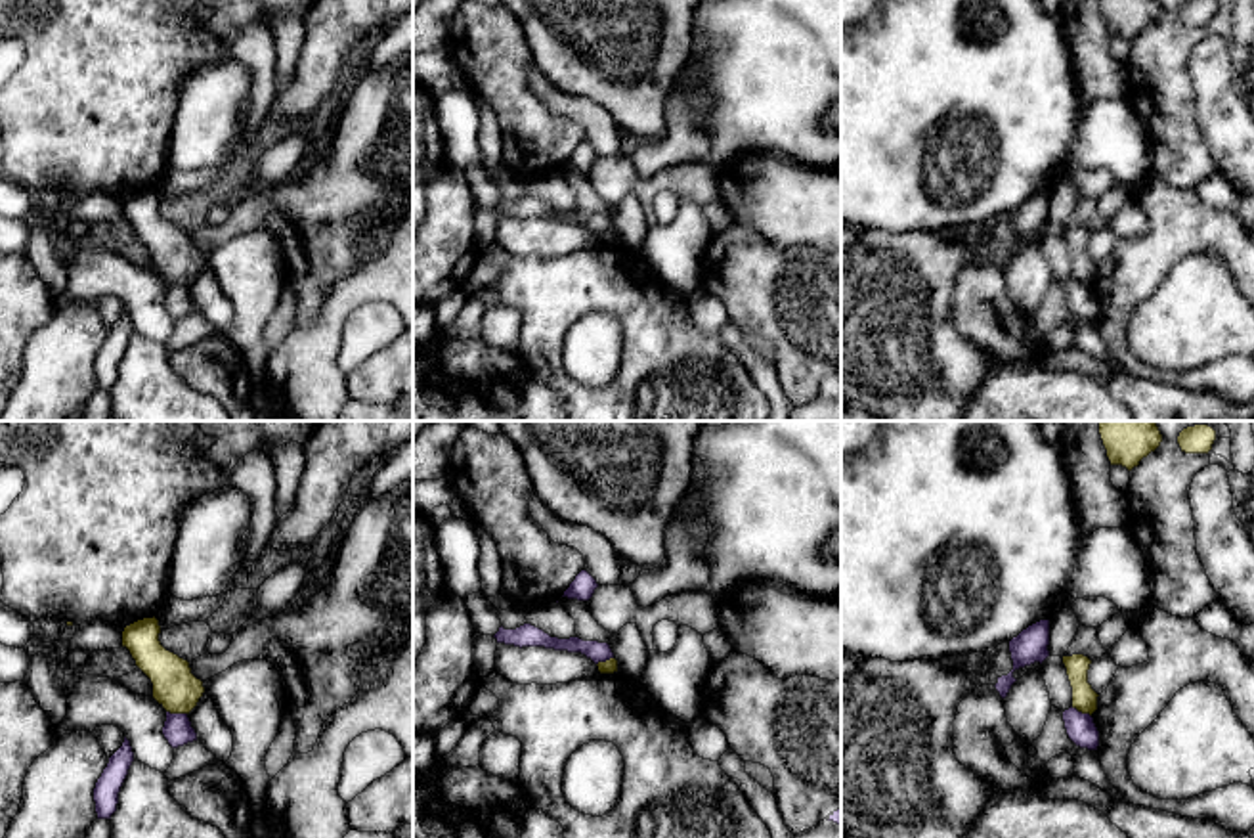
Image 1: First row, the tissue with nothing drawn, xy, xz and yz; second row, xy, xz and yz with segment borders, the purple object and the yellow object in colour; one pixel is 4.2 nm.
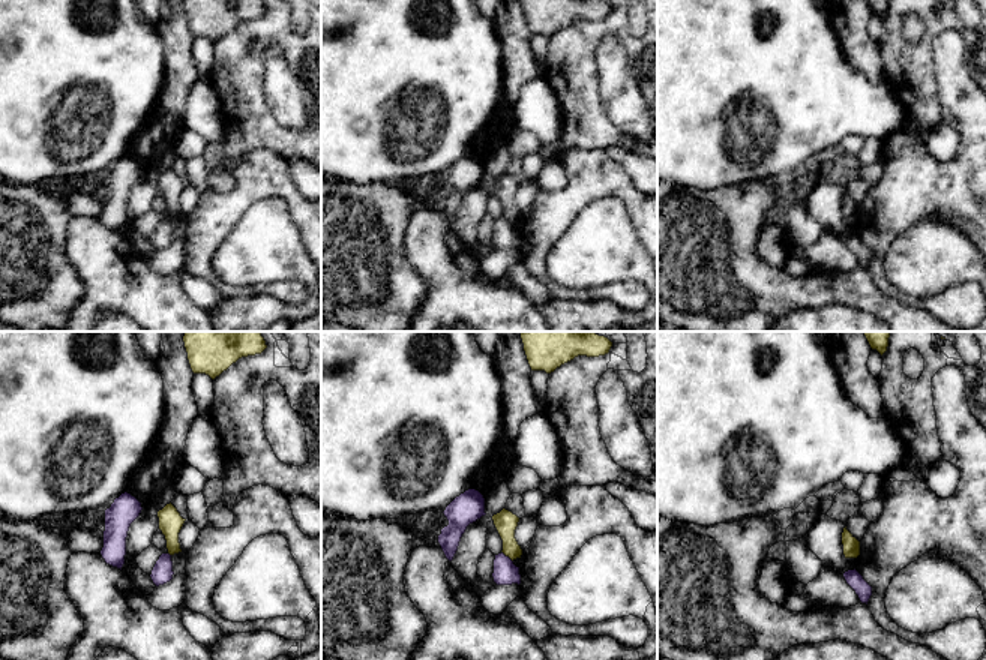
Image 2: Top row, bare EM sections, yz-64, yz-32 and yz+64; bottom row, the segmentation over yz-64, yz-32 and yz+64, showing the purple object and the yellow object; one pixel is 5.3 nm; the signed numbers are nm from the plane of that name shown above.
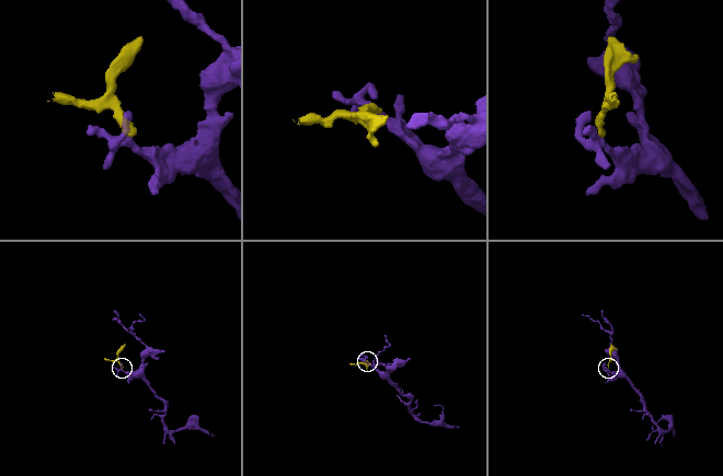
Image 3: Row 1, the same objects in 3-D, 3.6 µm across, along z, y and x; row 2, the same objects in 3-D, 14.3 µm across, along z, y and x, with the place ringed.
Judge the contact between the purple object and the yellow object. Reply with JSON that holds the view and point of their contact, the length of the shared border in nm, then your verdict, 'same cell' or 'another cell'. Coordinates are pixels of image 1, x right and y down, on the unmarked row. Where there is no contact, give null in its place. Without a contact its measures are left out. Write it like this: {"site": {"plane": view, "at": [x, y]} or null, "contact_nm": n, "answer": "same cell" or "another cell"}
{"site": {"plane": "xy", "at": [176, 286]}, "contact_nm": 90, "answer": "another cell"}

